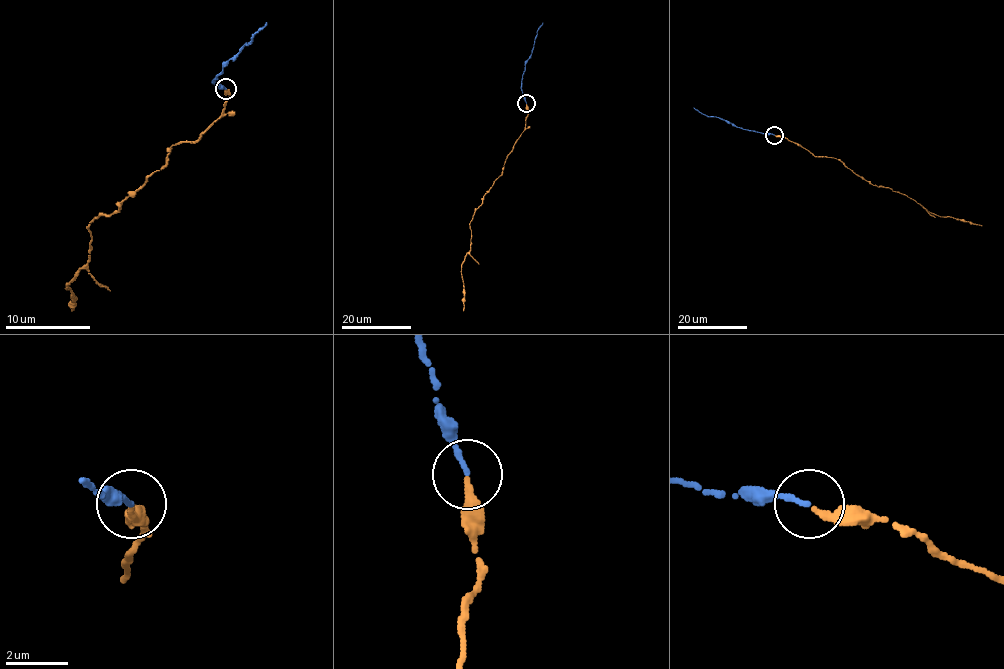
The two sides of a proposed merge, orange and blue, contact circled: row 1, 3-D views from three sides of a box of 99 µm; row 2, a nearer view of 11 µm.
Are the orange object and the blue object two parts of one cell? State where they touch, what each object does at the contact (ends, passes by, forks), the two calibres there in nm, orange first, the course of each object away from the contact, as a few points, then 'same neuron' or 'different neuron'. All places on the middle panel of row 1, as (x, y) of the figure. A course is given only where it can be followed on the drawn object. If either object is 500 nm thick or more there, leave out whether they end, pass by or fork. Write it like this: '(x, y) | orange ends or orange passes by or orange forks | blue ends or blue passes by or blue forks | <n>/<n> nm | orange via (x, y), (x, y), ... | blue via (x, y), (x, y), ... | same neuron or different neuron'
(526, 103) | orange ends | blue ends | 260/180 nm | orange via (526, 103), (525, 129), (505, 160), (502, 174), (484, 195), (470, 222), (471, 249), (461, 265), (463, 310) | blue via (526, 103), (521, 89), (525, 62), (543, 22) | same neuron

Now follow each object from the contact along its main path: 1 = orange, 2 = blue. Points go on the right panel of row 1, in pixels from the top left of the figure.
1: (774, 135), (800, 145), (815, 156), (839, 159), (873, 185), (906, 195), (936, 215), (981, 226)
2: (774, 134), (733, 126), (693, 107)

